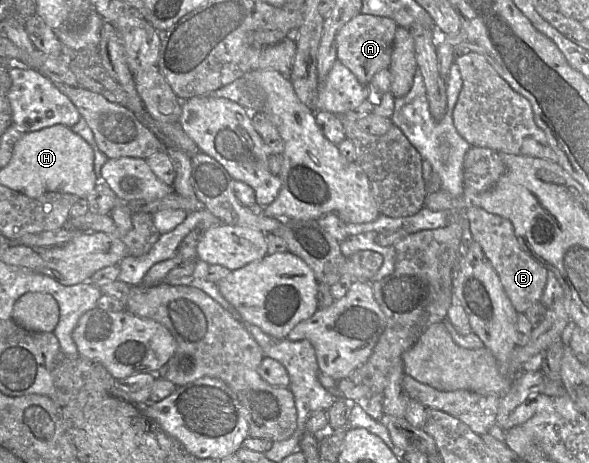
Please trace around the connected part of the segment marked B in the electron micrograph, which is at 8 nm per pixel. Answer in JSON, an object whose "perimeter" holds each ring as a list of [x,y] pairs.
{"perimeter":[[[471,206],[465,210],[471,239],[477,242],[499,276],[503,289],[517,313],[524,313],[541,300],[548,269],[525,252],[516,238],[512,223],[501,216]]]}

